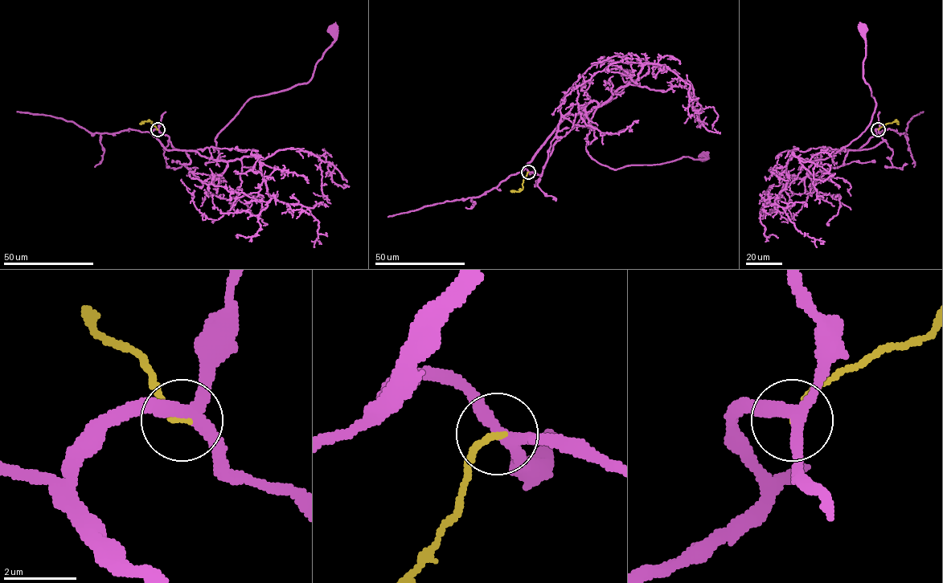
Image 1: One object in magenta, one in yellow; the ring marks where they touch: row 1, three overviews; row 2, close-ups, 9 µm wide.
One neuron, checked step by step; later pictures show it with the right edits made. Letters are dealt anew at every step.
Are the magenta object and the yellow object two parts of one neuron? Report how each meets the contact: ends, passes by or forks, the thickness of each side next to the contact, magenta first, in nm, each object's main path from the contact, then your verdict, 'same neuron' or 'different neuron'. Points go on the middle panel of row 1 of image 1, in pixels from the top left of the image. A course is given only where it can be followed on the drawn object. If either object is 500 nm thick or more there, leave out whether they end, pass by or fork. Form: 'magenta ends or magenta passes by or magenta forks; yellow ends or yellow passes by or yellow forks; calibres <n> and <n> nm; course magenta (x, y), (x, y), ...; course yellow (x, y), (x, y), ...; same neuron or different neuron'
magenta forks; yellow ends; calibres 320 and 190 nm; course magenta (528, 172), (523, 169), (566, 117), (594, 108), (586, 149), (602, 165), (616, 169), (704, 156); course yellow (528, 172), (523, 180), (522, 189), (510, 190); different neuron

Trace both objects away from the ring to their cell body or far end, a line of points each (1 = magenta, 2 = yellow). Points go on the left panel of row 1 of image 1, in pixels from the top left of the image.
1: (157, 129), (152, 134), (167, 149), (225, 161), (217, 135), (250, 98), (307, 83), (333, 30)
2: (157, 129), (151, 121), (139, 124)

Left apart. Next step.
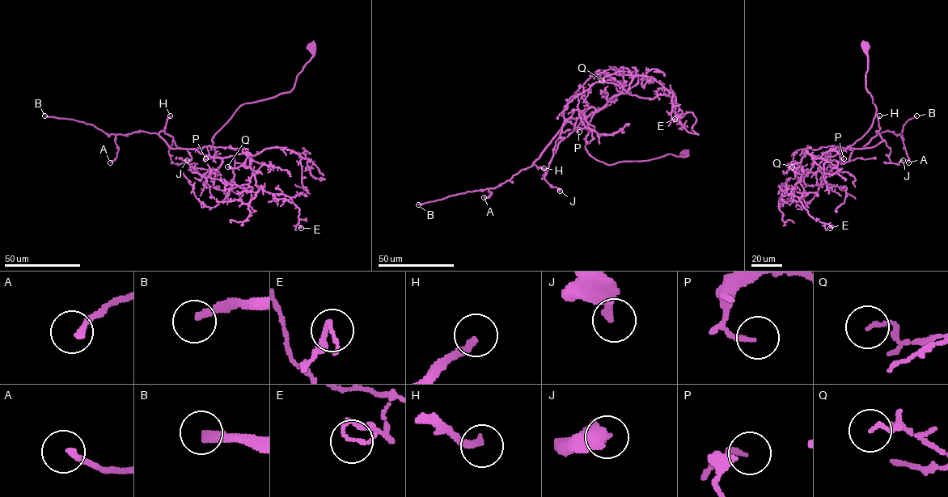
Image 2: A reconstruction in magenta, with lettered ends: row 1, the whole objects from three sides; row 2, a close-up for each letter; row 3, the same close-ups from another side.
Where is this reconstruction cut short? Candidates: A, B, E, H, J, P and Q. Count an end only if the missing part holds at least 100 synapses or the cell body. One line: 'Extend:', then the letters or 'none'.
Extend: B, H

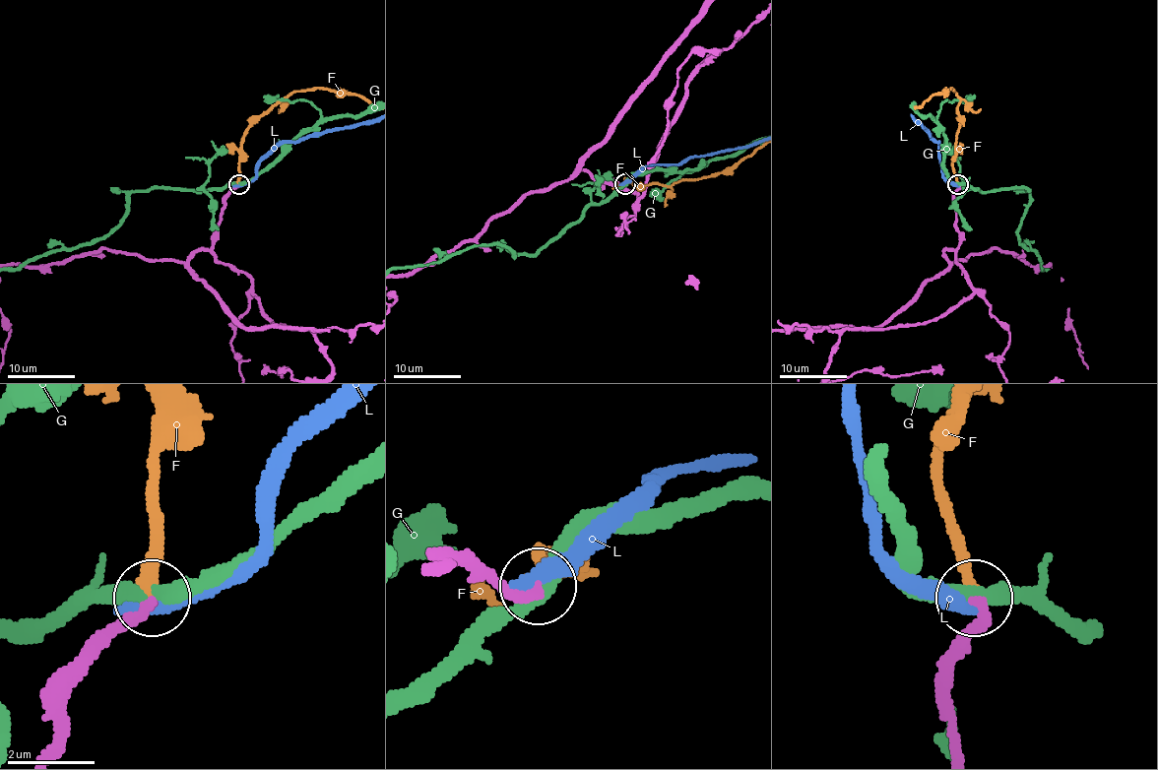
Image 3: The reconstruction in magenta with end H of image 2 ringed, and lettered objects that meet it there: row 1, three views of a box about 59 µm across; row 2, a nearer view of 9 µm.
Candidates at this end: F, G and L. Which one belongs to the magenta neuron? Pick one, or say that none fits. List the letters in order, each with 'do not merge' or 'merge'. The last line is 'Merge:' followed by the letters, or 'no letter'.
F: merge
G: do not merge
L: do not merge
Merge: F

